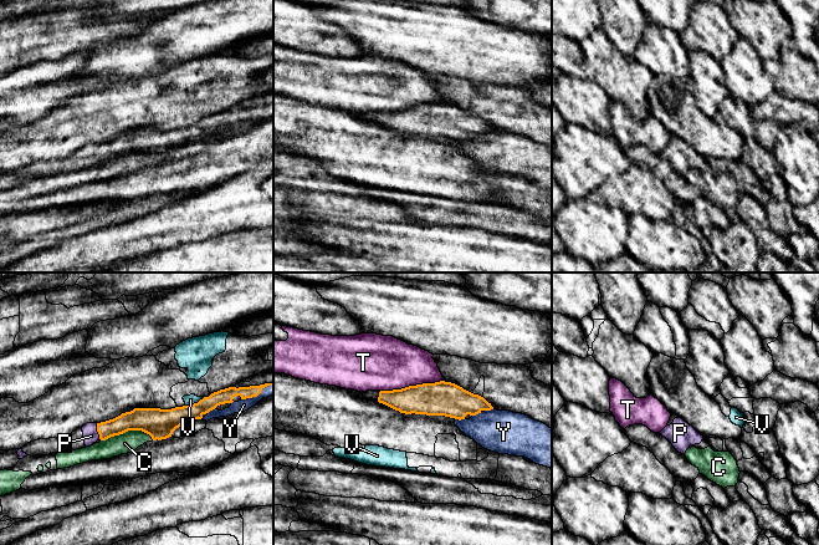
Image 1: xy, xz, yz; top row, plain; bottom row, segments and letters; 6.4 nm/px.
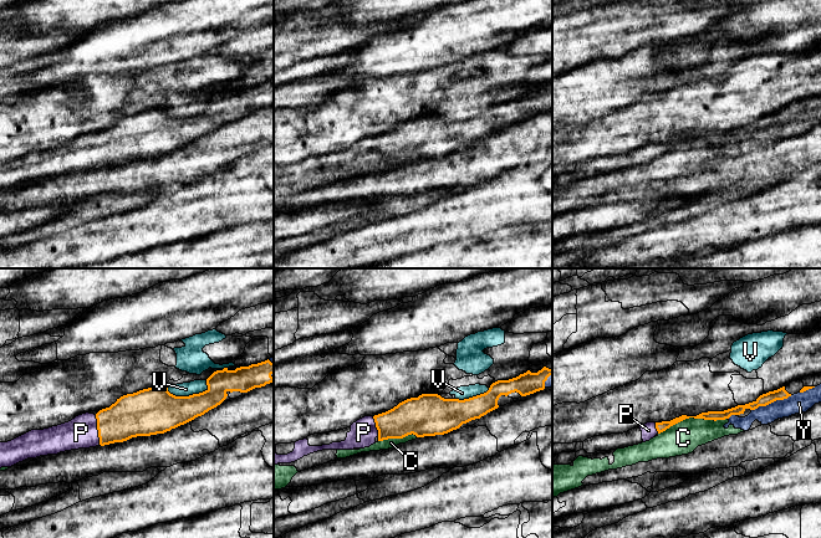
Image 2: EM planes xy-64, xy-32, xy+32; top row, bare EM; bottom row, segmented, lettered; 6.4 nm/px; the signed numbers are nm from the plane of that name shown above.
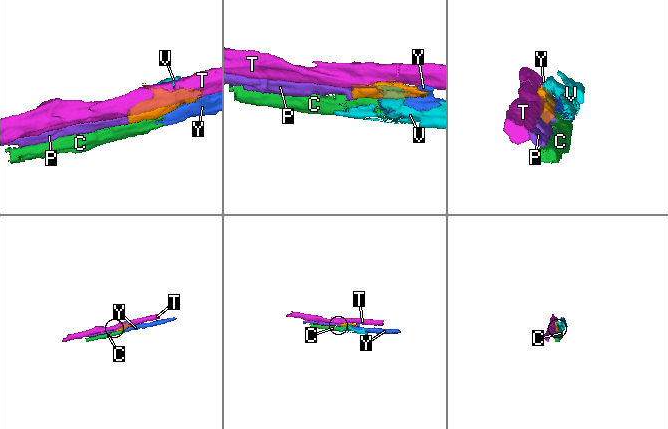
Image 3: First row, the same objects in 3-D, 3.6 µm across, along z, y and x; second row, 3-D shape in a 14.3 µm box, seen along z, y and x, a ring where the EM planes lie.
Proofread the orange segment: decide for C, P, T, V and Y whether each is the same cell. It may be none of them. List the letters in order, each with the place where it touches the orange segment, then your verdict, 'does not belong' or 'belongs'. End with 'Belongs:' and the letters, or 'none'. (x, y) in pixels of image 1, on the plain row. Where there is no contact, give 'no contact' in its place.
C: xy (127, 152) | does not belong
P: xy (97, 152) | belongs
T: xz (410, 107) | does not belong
V: xy (194, 125) | does not belong
Y: xz (460, 141) | does not belong
Belongs: P

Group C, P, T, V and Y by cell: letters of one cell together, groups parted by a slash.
C Y / P / T / V

